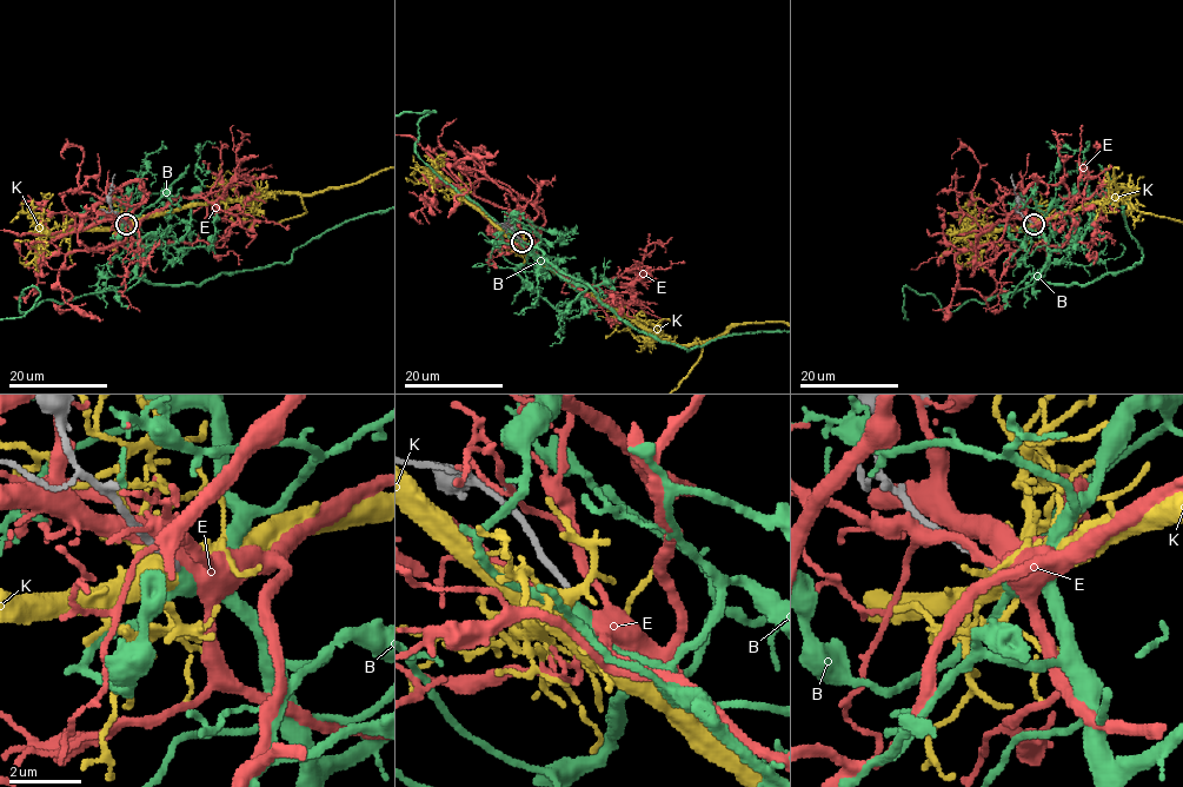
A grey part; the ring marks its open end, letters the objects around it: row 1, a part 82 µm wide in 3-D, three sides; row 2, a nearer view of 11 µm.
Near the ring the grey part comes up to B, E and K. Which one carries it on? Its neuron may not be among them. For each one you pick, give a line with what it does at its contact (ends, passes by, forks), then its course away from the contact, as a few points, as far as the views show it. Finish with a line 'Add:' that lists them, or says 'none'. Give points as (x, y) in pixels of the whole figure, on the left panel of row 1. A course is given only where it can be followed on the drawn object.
B: it passes by; it runs (126, 224), (141, 250), (126, 284), (22, 312), (34, 286), (19, 317)
Add: B

